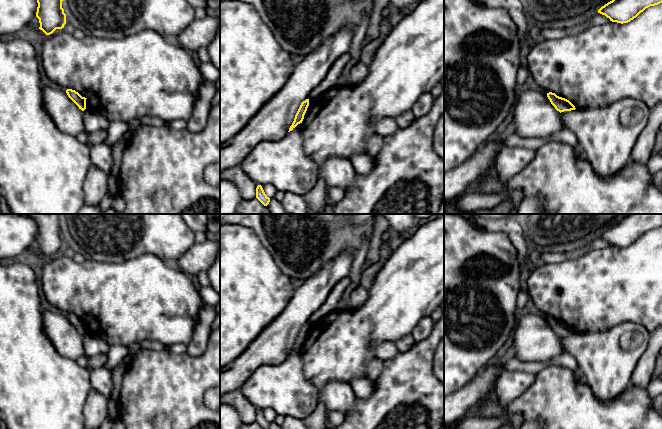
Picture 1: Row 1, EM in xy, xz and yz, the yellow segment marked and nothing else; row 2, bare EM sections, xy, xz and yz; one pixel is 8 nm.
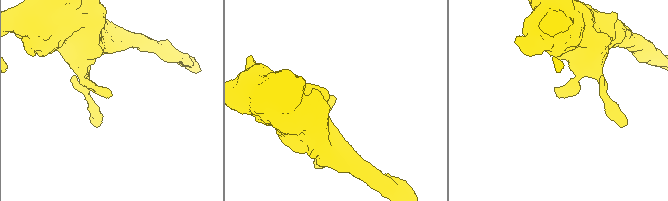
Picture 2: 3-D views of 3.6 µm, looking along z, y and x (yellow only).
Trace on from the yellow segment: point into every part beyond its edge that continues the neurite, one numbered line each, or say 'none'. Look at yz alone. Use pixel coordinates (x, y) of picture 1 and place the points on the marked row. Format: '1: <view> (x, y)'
none

